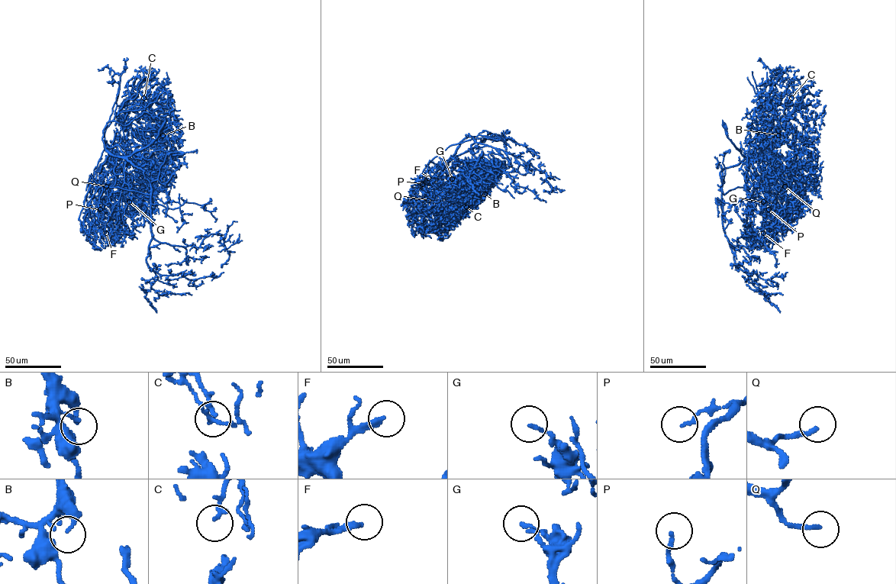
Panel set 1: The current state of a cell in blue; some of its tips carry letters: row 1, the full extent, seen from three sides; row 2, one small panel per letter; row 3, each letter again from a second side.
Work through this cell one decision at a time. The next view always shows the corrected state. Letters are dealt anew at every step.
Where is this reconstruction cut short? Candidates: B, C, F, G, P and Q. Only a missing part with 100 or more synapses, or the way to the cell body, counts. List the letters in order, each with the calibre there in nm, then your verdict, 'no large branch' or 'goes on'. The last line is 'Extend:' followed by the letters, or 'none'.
B: 240 nm thick; no large branch
C: 110 nm thick; no large branch
F: 200 nm thick; no large branch
G: 130 nm thick; no large branch
P: 150 nm thick; no large branch
Q: 190 nm thick; goes on
Extend: Q

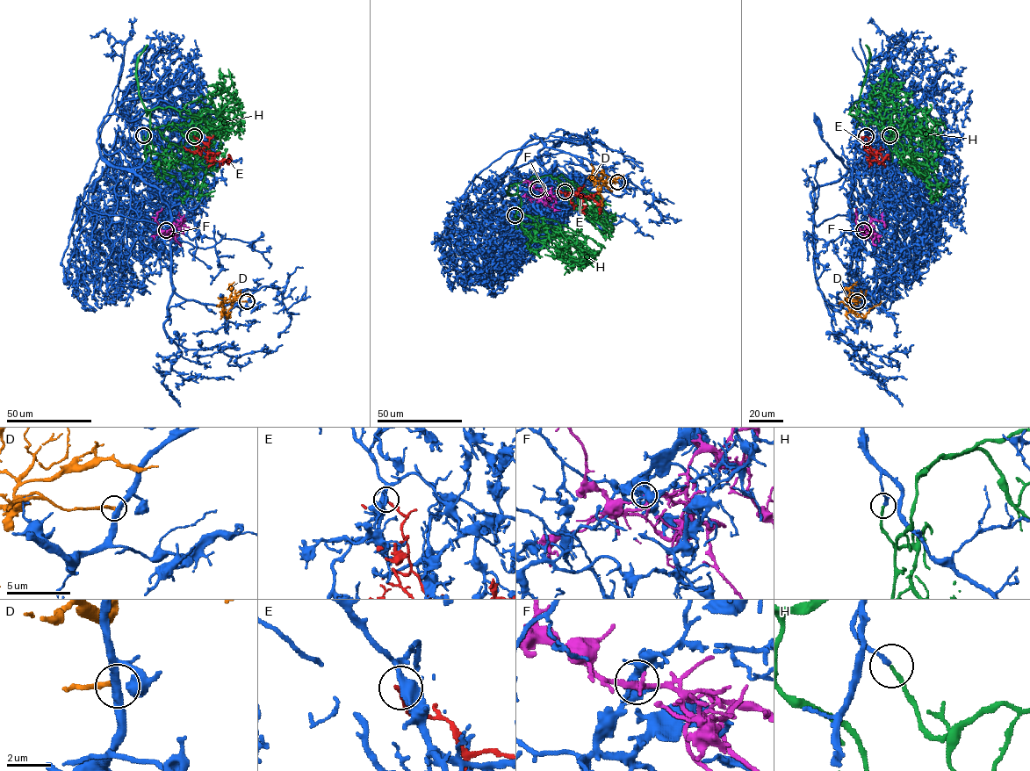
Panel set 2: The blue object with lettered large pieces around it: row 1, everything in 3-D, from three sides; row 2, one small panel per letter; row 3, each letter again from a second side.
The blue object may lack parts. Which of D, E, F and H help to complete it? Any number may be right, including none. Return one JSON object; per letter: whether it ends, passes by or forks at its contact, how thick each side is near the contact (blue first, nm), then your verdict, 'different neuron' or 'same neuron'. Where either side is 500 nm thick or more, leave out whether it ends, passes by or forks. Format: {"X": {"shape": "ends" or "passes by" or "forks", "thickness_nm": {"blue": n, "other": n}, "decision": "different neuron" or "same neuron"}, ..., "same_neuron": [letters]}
{"D": {"shape": "ends", "thickness_nm": {"blue": 380, "other": 240}, "decision": "different neuron"}, "E": {"shape": "ends", "thickness_nm": {"blue": 480, "other": 200}, "decision": "different neuron"}, "F": {"shape": "forks", "thickness_nm": {"blue": 240, "other": 140}, "decision": "different neuron"}, "H": {"shape": "ends", "thickness_nm": {"blue": 180, "other": 180}, "decision": "different neuron"}, "same_neuron": []}

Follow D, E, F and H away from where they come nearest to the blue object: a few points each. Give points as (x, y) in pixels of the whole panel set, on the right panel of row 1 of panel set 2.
D: (856, 301), (847, 299), (848, 308), (861, 317), (881, 301)
E: (866, 136), (871, 152), (869, 161), (880, 162), (889, 154)
F: (863, 230), (865, 223), (870, 224), (872, 219), (882, 221), (884, 227)
H: (890, 135), (892, 152), (874, 112), (850, 109), (861, 99), (874, 104), (874, 87), (891, 74), (888, 86)

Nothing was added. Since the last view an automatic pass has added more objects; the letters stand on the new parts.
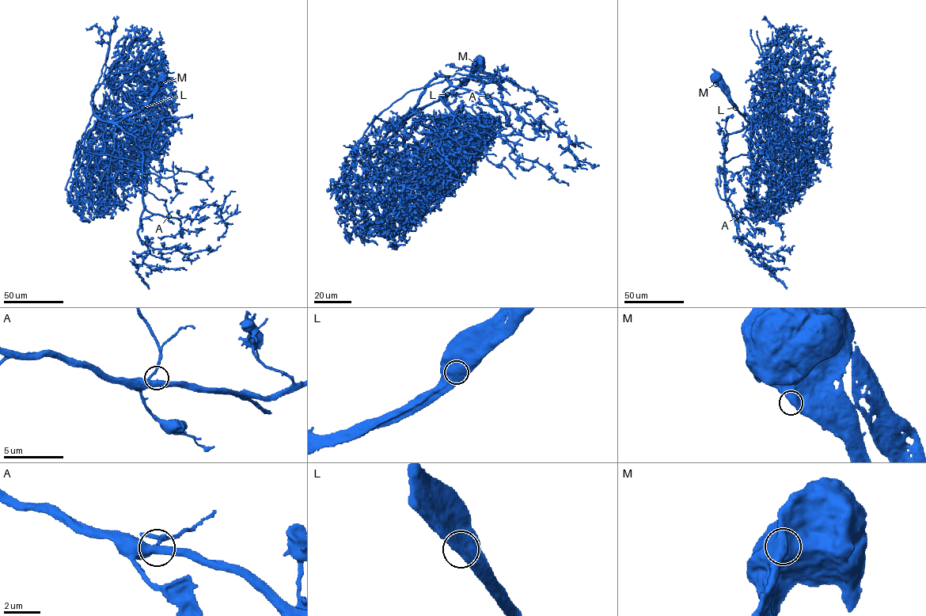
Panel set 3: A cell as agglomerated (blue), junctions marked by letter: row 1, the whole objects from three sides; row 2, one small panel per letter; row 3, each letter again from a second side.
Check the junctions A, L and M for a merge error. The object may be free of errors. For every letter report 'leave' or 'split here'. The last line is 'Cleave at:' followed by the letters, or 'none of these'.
A: leave
L: split here
M: leave
Cleave at: L

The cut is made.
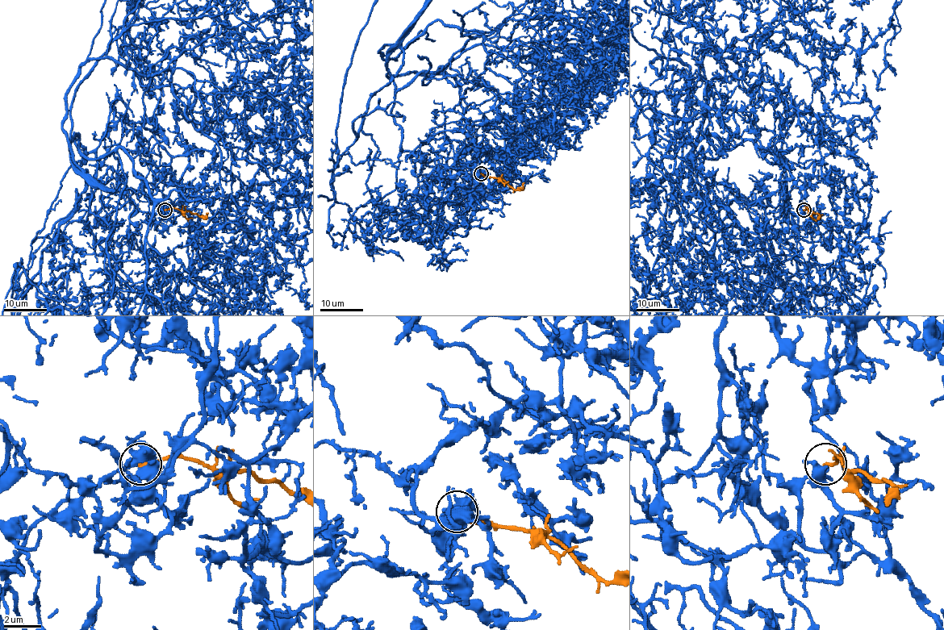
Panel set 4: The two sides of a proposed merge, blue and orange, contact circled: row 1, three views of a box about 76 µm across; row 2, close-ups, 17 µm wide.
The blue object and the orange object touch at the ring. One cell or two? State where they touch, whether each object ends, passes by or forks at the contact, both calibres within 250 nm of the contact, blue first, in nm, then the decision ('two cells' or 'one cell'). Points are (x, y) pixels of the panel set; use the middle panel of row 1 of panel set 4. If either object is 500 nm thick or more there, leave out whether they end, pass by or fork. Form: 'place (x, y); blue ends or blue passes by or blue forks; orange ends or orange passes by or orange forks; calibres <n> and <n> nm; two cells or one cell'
place (481, 173); blue forks; orange ends; calibres 300 and 180 nm; two cells

